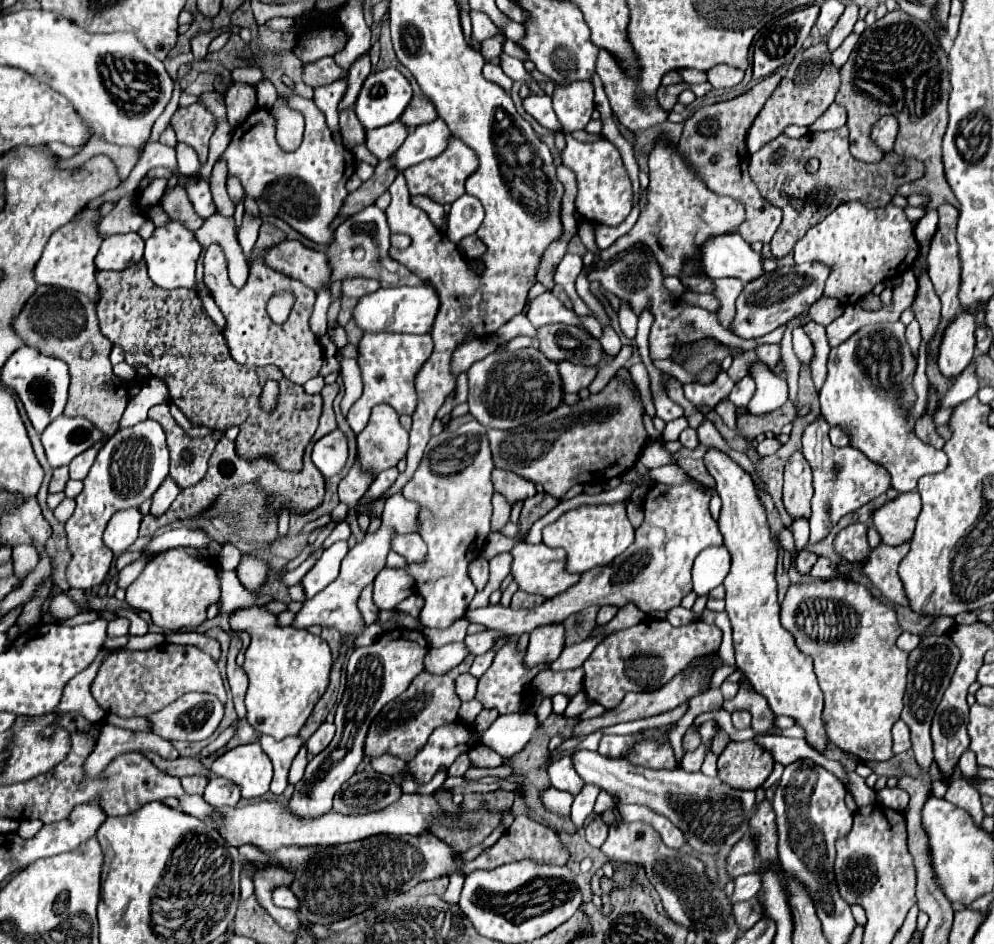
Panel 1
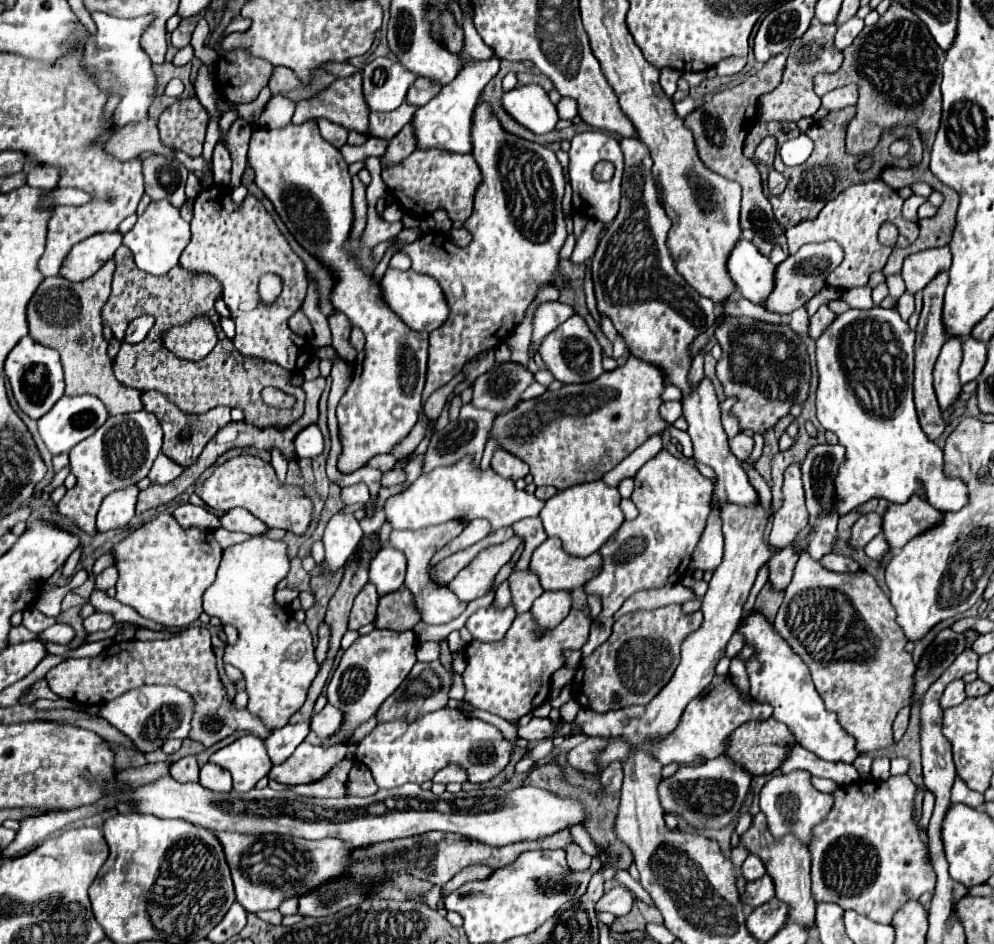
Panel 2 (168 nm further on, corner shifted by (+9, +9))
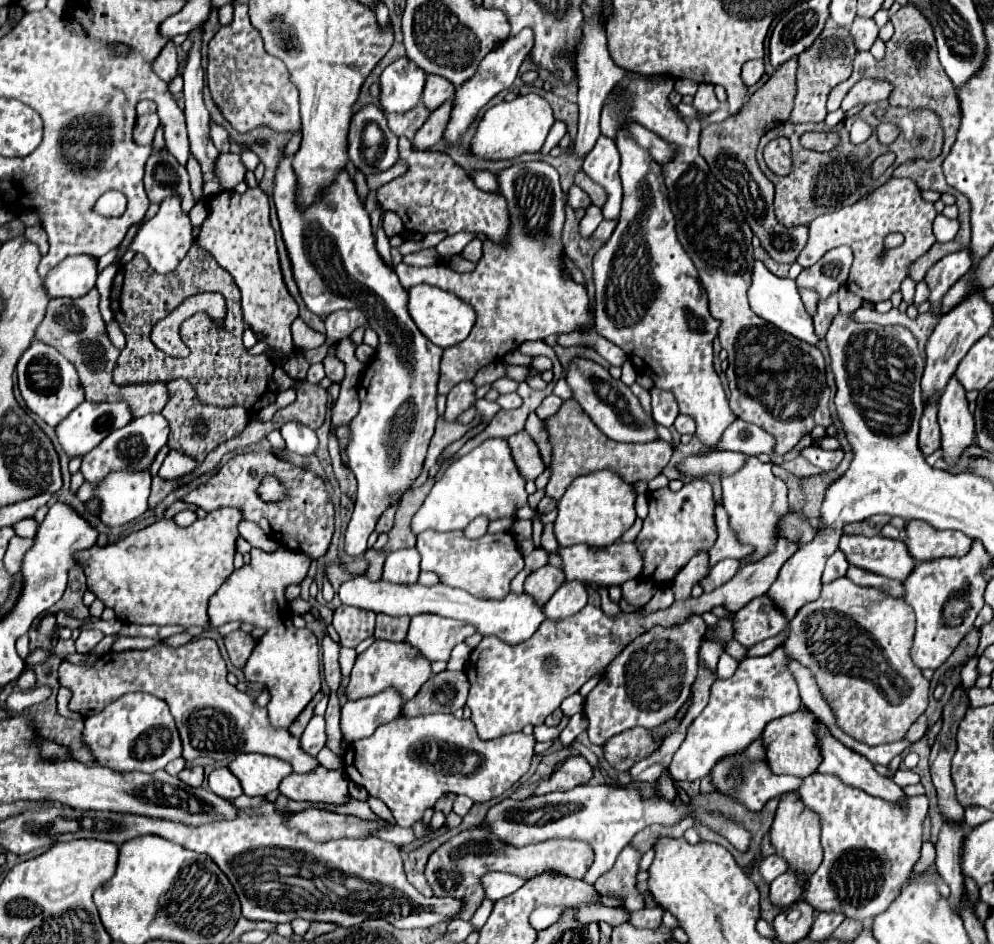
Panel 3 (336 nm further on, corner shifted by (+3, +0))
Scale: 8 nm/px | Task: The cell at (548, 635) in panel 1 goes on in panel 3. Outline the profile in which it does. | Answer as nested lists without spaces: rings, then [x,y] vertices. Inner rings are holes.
[[[578,579],[566,581],[544,605],[544,613],[548,619],[566,619],[570,615],[576,615],[586,605],[586,599],[588,593],[584,583],[580,583]]]

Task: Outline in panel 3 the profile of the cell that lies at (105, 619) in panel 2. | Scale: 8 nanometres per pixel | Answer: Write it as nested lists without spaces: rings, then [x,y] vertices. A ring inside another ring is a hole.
[[[96,629],[82,631],[80,637],[76,639],[76,651],[78,653],[90,653],[102,639],[104,639],[104,633],[102,631],[96,631]]]

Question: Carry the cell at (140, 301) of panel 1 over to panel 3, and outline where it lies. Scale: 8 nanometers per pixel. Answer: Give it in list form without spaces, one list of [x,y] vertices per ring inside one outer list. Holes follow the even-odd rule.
[[[196,241],[192,243],[188,255],[180,261],[180,265],[170,271],[168,275],[156,275],[144,255],[134,255],[134,259],[122,265],[114,277],[112,293],[110,293],[110,307],[114,319],[120,323],[126,335],[126,347],[122,349],[116,367],[114,367],[114,383],[128,385],[128,383],[146,383],[146,381],[172,381],[178,377],[188,379],[198,393],[198,399],[208,405],[240,405],[250,413],[258,413],[264,409],[272,399],[276,399],[278,389],[272,383],[274,365],[268,355],[250,355],[242,345],[244,333],[244,317],[240,309],[240,291],[234,283],[232,275],[224,271],[216,259],[204,251]],[[204,291],[218,291],[226,299],[226,317],[224,325],[216,325],[214,319],[208,319],[206,313],[196,313],[186,323],[186,333],[214,333],[214,337],[194,335],[186,341],[190,347],[190,355],[186,359],[174,359],[156,349],[150,341],[152,325],[168,311],[178,307],[184,299]]]

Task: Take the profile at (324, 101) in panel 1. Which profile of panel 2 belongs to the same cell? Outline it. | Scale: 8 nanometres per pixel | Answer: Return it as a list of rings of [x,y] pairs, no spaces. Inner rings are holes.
[[[318,118],[316,122],[318,122],[318,126],[320,126],[320,134],[322,134],[324,138],[328,138],[330,144],[342,146],[344,142],[347,142],[348,132],[344,126],[334,124],[334,122],[326,120],[326,118]]]

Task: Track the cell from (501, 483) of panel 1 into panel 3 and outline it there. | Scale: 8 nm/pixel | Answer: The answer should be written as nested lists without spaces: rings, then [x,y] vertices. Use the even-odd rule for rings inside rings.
[[[520,431],[508,437],[508,443],[512,447],[516,465],[520,467],[520,473],[526,477],[526,481],[534,481],[546,469],[546,465],[542,463],[542,457],[536,451],[536,443],[532,441],[532,437],[526,431]]]

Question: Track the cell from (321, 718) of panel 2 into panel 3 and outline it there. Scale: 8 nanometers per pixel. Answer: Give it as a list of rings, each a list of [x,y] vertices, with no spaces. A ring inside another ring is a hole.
[[[392,687],[366,699],[346,701],[342,705],[340,729],[348,743],[354,743],[356,739],[370,737],[380,725],[386,725],[392,719],[400,717],[402,707],[402,695]]]

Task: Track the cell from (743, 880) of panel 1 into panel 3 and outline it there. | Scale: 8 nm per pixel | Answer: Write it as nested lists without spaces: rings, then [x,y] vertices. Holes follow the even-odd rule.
[[[770,855],[770,857],[766,857],[766,859],[762,859],[760,861],[760,875],[768,881],[768,883],[772,883],[772,879],[776,879],[780,873],[784,873],[788,869],[788,863],[786,863],[786,859],[784,857],[780,857],[780,855]]]

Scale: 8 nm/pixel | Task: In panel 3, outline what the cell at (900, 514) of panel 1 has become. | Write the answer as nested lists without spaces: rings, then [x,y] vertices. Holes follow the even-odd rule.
[[[908,521],[906,535],[908,551],[918,563],[940,557],[962,557],[972,549],[972,539],[964,533],[940,531],[924,521]]]

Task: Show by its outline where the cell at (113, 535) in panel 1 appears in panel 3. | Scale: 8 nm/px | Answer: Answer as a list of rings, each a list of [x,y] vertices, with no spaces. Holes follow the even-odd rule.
[[[110,471],[100,483],[84,483],[78,491],[82,501],[100,501],[100,519],[108,527],[120,527],[136,517],[140,517],[148,509],[150,495],[150,471]]]

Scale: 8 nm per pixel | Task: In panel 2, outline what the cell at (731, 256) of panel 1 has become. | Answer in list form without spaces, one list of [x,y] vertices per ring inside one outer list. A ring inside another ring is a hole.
[[[740,238],[728,256],[726,268],[738,290],[750,302],[762,304],[768,298],[774,284],[774,264],[752,242]]]

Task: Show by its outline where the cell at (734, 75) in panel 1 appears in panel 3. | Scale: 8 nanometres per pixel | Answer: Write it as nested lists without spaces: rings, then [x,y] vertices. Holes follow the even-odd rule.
[[[764,59],[748,61],[748,63],[742,67],[742,79],[744,79],[746,85],[758,83],[762,75],[764,75]]]

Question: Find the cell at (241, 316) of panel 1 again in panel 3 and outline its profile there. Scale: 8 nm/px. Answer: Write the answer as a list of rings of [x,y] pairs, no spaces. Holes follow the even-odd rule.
[[[256,187],[246,193],[224,191],[210,201],[210,215],[202,223],[198,235],[200,247],[204,247],[222,269],[226,269],[242,293],[244,321],[252,331],[266,333],[266,343],[274,349],[272,353],[290,355],[294,351],[290,325],[298,317],[298,305],[288,293],[276,253],[274,229],[270,225],[270,203],[268,195]]]

